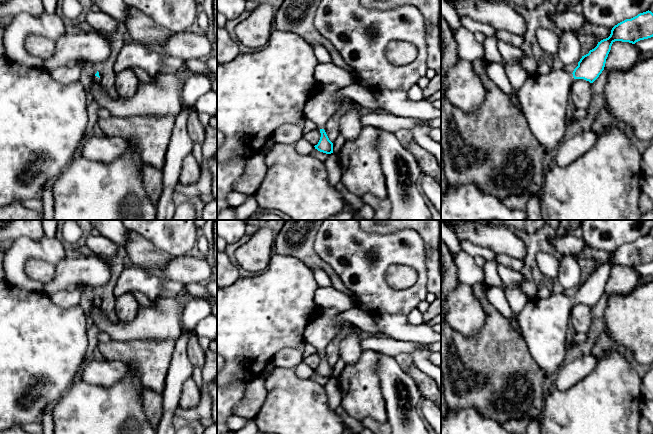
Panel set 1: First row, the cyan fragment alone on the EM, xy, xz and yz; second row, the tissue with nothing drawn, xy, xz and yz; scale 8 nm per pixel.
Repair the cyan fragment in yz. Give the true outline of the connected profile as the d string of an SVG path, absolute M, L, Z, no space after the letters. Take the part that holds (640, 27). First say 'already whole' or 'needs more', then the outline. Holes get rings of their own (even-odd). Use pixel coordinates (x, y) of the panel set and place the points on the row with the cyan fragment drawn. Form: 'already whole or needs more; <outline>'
needs more; M646 11L637 16L626 19L615 25L608 38L598 42L597 46L590 50L588 54L582 56L578 66L572 73L566 70L551 70L547 75L529 76L521 88L515 90L512 88L505 69L502 64L489 62L486 66L486 72L489 78L507 95L515 98L521 104L522 113L529 125L529 128L537 141L544 147L546 153L551 157L559 144L565 139L567 131L566 113L567 103L570 99L572 83L575 79L584 79L593 83L602 73L605 67L606 59L615 41L636 42L653 37L653 13Z

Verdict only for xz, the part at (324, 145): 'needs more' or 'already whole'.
needs more

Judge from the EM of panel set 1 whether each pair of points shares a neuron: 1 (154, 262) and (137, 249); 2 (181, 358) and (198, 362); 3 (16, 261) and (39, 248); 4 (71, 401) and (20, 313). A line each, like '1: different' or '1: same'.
1: same
2: different
3: same
4: different

